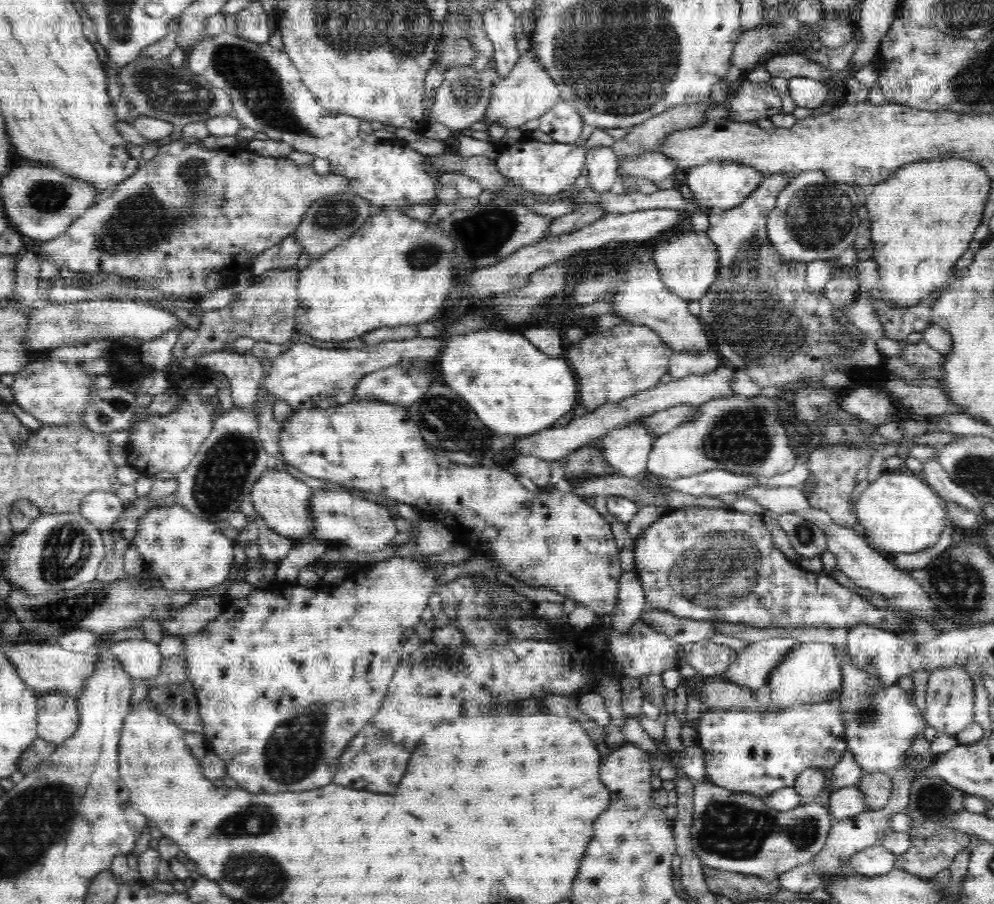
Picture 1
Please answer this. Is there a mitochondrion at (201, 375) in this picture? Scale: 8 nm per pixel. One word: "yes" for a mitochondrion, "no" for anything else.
no

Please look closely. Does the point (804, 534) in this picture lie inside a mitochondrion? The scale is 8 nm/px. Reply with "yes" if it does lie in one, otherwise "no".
yes

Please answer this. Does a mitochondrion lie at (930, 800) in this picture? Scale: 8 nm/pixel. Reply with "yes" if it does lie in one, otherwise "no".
yes

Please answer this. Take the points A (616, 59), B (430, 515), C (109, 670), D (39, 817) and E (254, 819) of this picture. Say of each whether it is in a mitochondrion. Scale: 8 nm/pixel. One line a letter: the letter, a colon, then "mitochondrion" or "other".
A: mitochondrion
B: other
C: other
D: mitochondrion
E: mitochondrion

